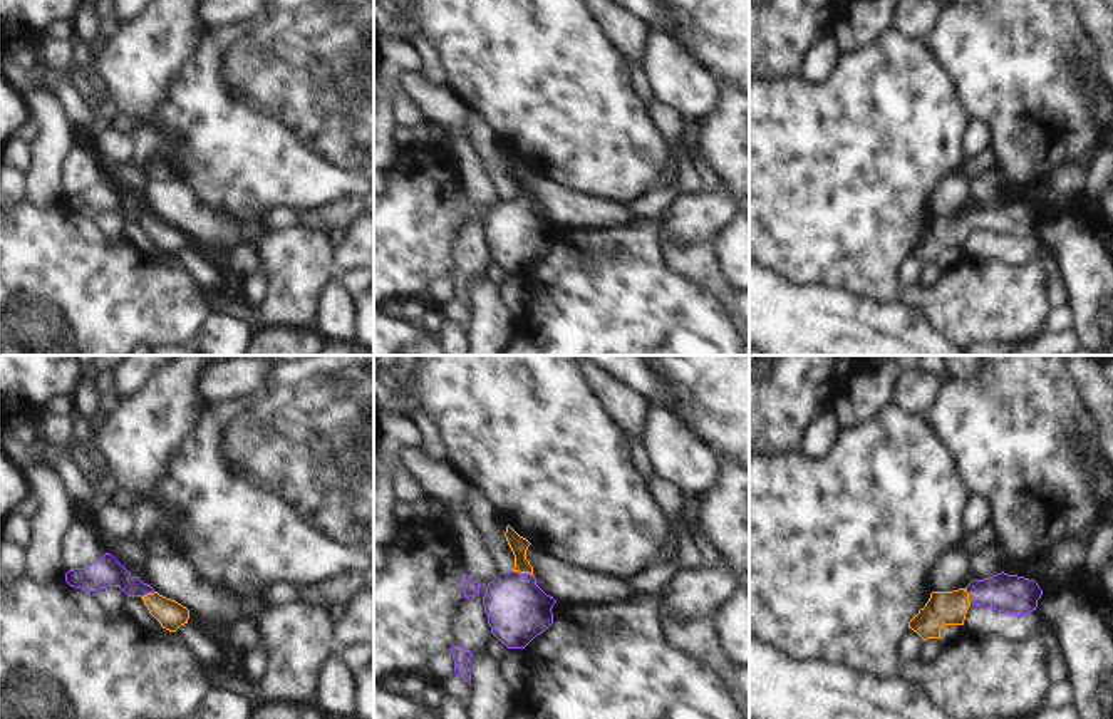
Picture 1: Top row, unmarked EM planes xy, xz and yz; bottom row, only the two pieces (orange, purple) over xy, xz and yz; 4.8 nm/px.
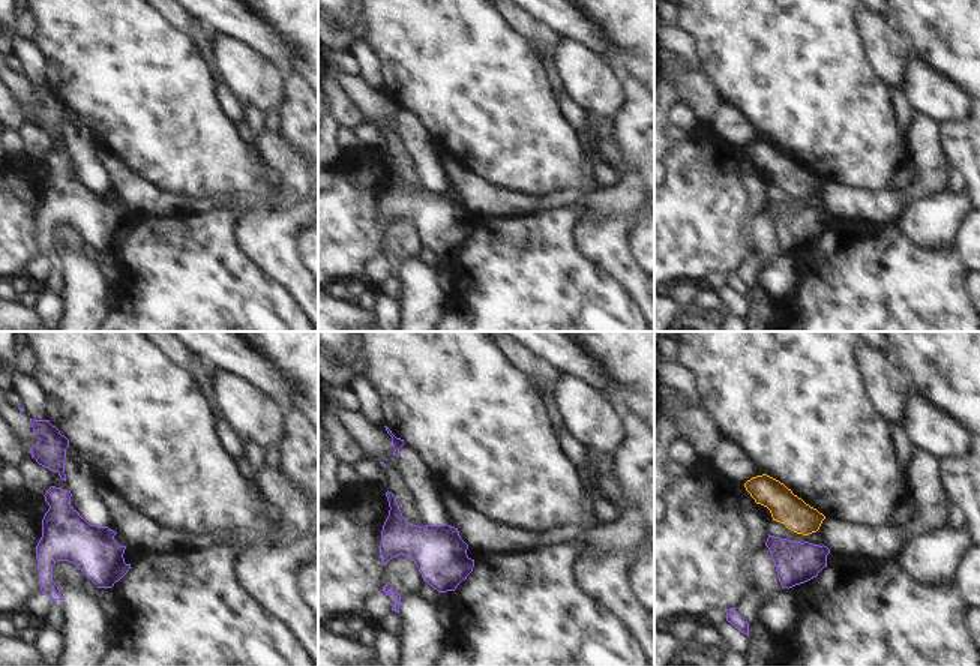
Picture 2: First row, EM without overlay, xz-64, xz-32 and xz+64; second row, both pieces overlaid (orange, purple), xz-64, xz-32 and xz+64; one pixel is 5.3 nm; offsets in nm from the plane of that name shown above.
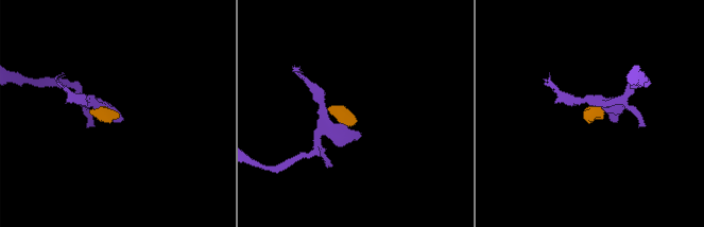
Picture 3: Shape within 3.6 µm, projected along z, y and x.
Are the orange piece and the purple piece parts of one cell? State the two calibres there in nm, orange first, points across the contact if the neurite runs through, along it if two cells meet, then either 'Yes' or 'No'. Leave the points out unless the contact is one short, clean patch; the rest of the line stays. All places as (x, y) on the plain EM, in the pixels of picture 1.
Thickness 90 nm (orange) against 300 nm. Path across: xz (518, 170), (522, 196), (518, 235). Yes.

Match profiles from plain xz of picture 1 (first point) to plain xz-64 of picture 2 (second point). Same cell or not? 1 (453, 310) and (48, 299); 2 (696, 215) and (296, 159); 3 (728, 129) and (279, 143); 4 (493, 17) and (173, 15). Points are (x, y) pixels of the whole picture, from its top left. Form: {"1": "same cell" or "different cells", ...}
{"1": "different cells", "2": "same cell", "3": "different cells", "4": "different cells"}

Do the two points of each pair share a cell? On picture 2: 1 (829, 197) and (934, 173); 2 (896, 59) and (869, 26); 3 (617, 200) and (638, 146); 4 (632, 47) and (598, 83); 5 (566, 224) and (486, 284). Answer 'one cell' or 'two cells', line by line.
1: one cell
2: one cell
3: two cells
4: two cells
5: one cell

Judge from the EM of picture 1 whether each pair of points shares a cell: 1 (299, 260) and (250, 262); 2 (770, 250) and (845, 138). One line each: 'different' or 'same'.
1: different
2: same

